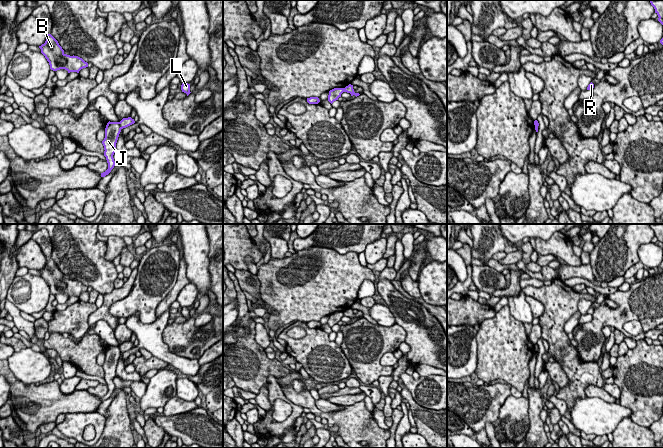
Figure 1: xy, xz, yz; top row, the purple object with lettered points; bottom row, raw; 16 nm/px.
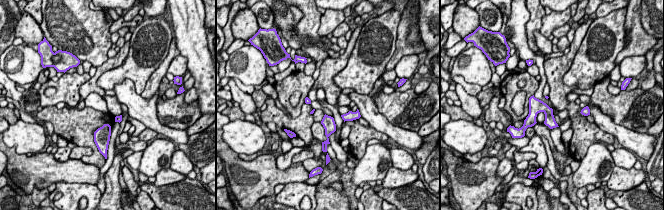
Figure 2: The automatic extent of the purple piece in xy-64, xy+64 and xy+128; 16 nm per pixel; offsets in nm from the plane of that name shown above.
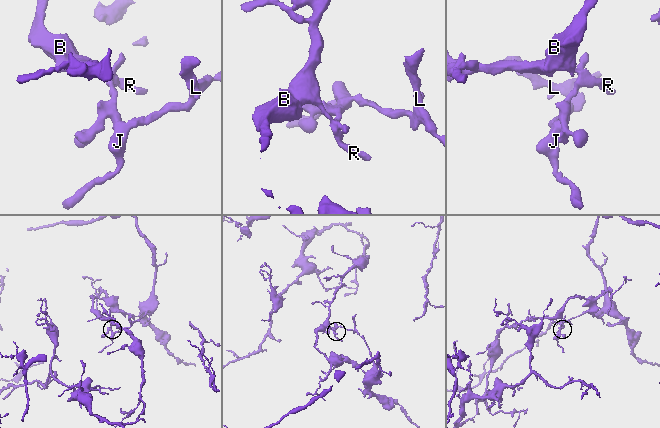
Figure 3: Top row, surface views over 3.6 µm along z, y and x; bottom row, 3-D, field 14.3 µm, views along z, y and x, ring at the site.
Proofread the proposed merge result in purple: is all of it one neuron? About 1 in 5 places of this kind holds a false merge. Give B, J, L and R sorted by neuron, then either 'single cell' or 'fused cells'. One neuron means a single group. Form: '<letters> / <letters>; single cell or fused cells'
B J R / L; fused cells

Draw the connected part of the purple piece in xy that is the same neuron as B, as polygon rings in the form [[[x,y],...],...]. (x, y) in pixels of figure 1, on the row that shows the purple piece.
[[[47,34],[45,43],[39,48],[53,71],[65,69],[68,73],[79,73],[81,69],[88,67],[88,63],[82,58],[65,54],[58,41],[51,34]]]

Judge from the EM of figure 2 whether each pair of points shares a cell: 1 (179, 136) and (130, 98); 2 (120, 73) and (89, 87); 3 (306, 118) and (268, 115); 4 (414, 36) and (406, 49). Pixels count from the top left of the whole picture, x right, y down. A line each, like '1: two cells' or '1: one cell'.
1: one cell
2: two cells
3: one cell
4: two cells

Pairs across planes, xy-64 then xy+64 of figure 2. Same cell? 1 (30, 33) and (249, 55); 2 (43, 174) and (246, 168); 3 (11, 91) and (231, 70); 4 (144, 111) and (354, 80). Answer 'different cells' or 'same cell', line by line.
1: different cells
2: same cell
3: different cells
4: different cells

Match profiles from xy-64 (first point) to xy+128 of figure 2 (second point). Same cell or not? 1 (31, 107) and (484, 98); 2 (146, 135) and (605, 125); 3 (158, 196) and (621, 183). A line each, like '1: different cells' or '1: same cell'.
1: same cell
2: different cells
3: different cells

